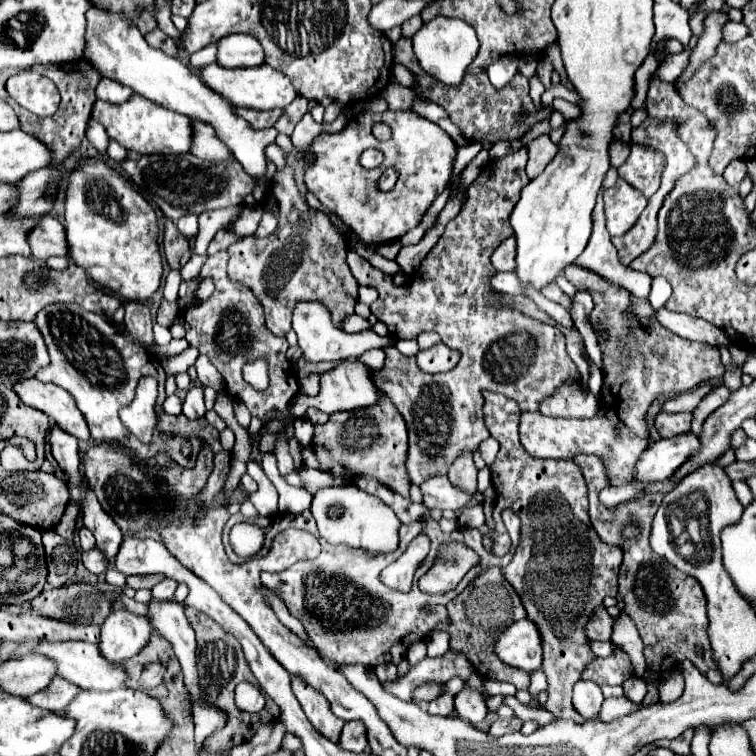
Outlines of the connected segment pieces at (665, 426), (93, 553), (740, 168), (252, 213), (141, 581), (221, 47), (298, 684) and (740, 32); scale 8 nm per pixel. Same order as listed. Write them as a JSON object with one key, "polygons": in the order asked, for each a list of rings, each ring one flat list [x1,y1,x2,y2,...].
{"polygons":[[[660,412,654,420,654,426,662,438,672,438,690,430,692,414,666,414]],[[92,548,92,550,84,550,82,552,82,564,86,566,86,570,94,572,94,574,104,574,108,570,108,558,104,556,102,550]],[[732,160,730,164,728,164,728,168,724,170,724,178,726,178,726,182,730,184,730,186,738,186,740,182,742,182,742,178,746,176,746,162,744,160]],[[244,208,244,214,240,216,238,224,234,226,234,232,236,234,254,234,260,218,262,218,260,208]],[[128,576,126,578,126,586,135,590,141,588,152,588,154,584,158,584,164,576]],[[230,34,218,42,218,64,224,68,260,66,264,48,252,34]],[[292,676,292,692,298,696,298,702,302,704,302,710,312,726,328,740,338,742,344,722,332,714,328,700,324,700,320,692,312,690,312,686,308,686,300,676]],[[728,22,722,32,724,32,724,40,726,40,726,42,738,42,738,40,742,40,750,30,748,30,748,26,746,26,744,22]]]}

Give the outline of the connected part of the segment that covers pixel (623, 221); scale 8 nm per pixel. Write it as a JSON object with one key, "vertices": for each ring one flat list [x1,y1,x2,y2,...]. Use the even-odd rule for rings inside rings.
{"vertices":[[622,178,608,190,604,190,604,208,606,208,606,226,612,236,626,234,646,208,646,198,642,192,632,188]]}

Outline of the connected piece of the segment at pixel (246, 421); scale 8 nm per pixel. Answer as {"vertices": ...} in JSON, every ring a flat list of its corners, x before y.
{"vertices":[[236,402,234,416,236,416,236,420,238,420,238,424,240,424,242,428,248,428,248,426,250,426,250,412,248,412,248,408,246,408,244,404]]}

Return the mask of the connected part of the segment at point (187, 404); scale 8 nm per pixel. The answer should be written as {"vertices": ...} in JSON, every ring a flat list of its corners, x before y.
{"vertices":[[192,386,186,394,186,400,184,400,184,408,182,408,182,414,188,418,188,420,196,420,200,416,204,416,204,396,202,396,202,386]]}

